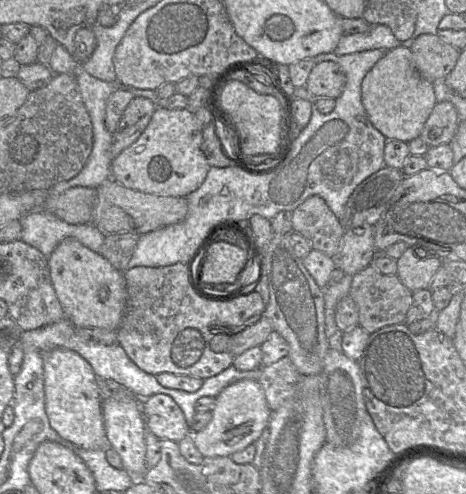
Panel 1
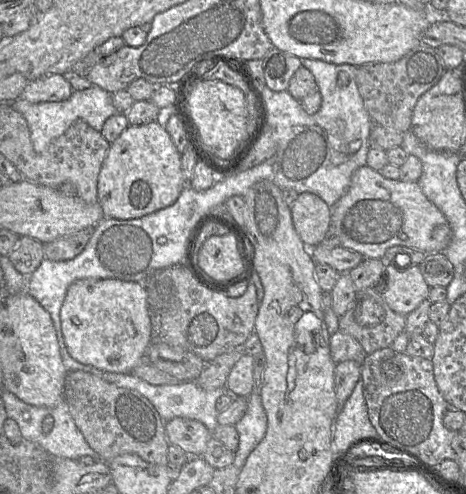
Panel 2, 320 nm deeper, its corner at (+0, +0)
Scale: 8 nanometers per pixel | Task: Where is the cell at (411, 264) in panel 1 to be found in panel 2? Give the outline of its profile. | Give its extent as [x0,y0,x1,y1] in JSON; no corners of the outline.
[374,265,430,316]

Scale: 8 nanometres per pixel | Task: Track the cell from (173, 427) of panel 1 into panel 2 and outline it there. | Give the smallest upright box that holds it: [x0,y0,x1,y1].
[165,417,213,457]

